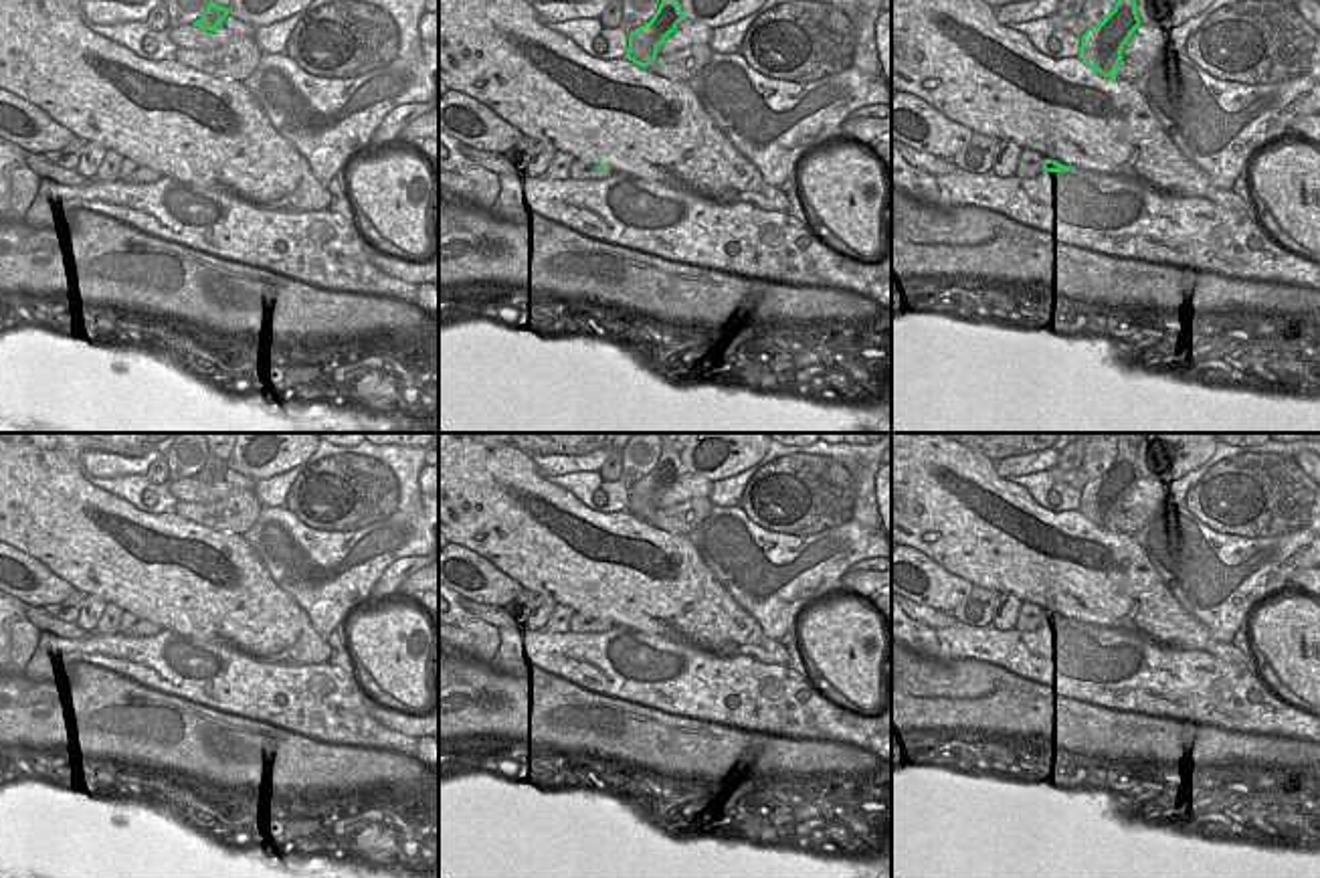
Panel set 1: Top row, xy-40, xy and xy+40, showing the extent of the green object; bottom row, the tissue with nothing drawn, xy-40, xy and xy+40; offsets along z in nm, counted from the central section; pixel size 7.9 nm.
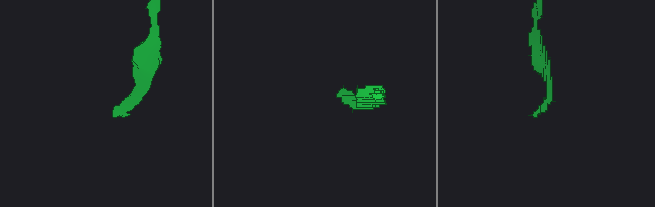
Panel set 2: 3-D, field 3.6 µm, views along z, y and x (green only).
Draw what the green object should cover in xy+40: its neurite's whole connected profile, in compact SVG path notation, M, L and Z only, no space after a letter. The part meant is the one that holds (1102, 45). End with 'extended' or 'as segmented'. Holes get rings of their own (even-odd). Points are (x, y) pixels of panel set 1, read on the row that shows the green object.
M1118 0L1100 24L1083 32L1079 59L1096 73L1116 79L1122 49L1138 26L1136 0Z; as segmented

